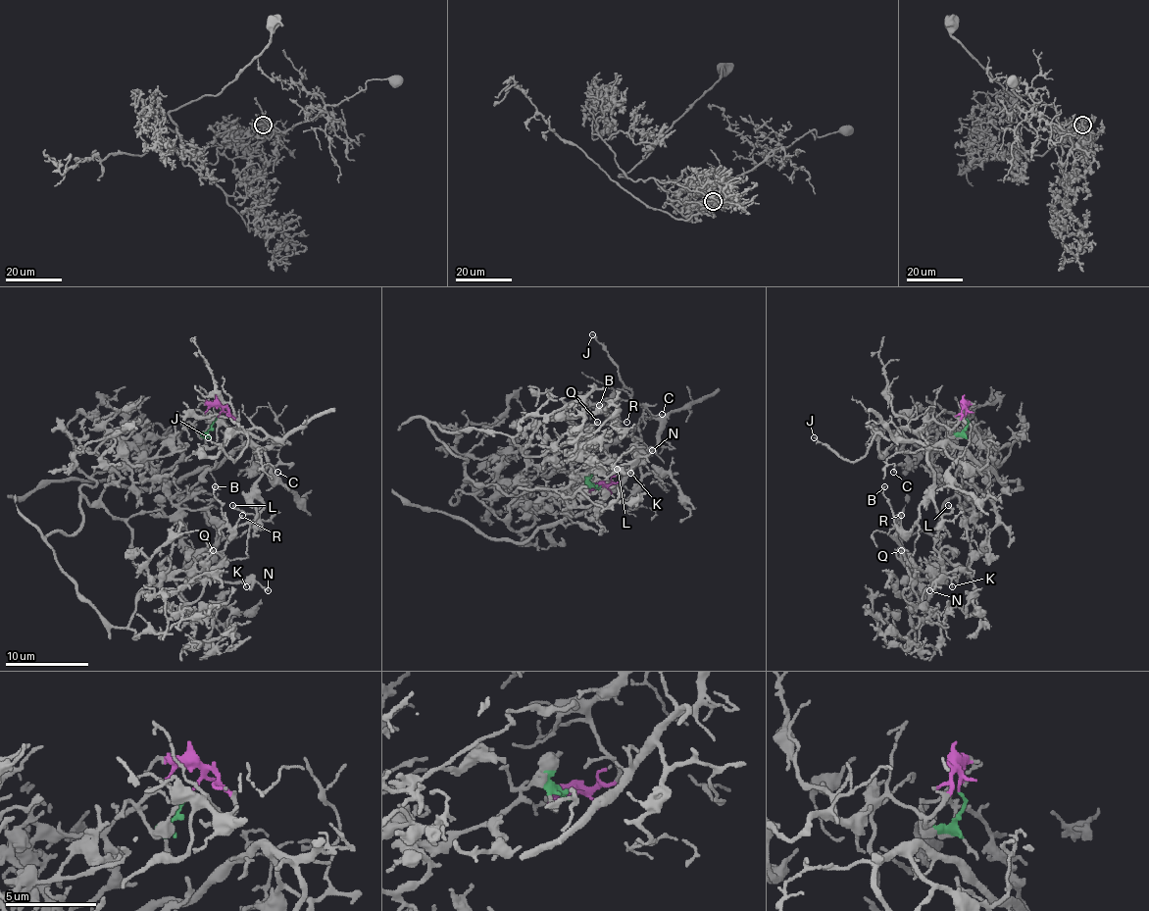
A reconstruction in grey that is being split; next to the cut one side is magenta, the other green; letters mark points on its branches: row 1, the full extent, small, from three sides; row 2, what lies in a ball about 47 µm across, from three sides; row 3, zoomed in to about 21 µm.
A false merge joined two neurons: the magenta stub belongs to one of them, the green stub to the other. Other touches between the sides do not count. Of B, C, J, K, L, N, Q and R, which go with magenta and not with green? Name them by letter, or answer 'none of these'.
B, C, J, L, R

